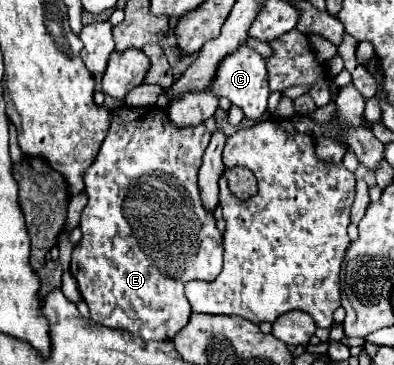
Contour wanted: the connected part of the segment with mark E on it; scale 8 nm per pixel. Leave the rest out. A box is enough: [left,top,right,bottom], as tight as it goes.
[70,105,222,341]

